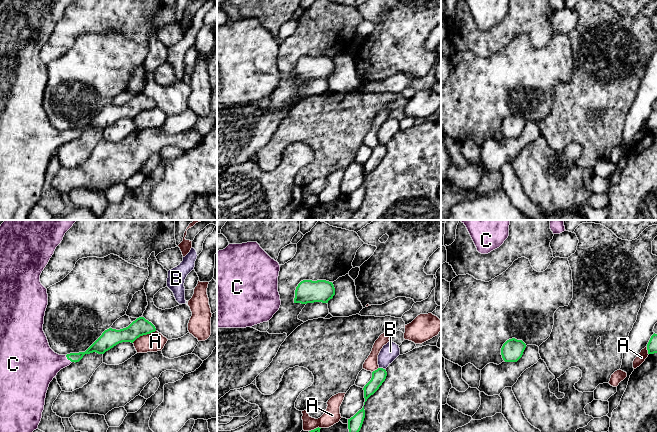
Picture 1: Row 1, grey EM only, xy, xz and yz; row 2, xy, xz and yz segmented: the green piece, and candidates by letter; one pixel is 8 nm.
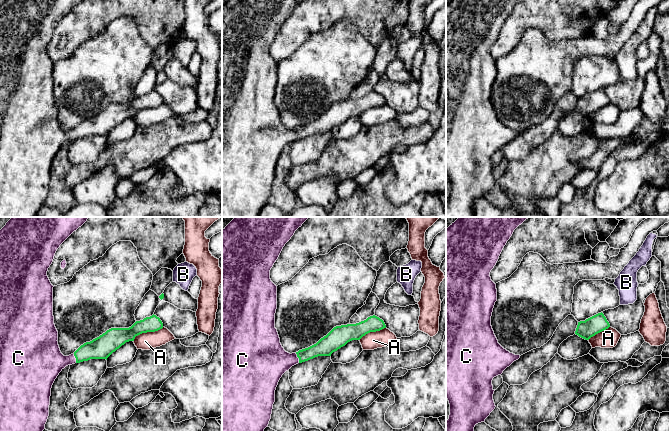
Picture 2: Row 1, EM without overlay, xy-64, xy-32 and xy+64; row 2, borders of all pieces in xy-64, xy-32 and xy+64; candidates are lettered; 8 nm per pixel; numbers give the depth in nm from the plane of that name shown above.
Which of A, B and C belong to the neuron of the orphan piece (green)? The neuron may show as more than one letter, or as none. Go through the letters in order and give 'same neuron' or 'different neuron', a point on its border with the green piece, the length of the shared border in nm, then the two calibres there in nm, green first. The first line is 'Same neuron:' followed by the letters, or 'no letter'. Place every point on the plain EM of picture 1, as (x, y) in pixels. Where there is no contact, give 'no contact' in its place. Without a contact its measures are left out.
Same neuron: C
A: different neuron; meets green in xy at (143, 110); contact 220 nm long; 140 nm thick on the green side, 160 nm on the other
B: different neuron; meets green in xz at (382, 144); contact 50 nm long; 110 nm thick on the green side, 140 nm on the other
C: same neuron; meets green in xy at (68, 135); contact 80 nm long; 80 nm thick on the green side, 320 nm on the other

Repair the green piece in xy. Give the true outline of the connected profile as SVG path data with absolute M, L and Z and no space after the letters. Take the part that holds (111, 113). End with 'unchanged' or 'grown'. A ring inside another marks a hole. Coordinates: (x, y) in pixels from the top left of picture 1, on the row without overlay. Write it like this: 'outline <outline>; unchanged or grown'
outline M1 0L0 2L0 220L27 220L29 212L38 205L41 197L49 160L61 145L72 138L79 138L85 130L93 128L104 130L119 119L133 119L140 112L156 107L151 98L139 93L126 104L105 106L85 128L59 131L50 124L43 107L48 70L40 58L40 51L65 9L72 2L73 0Z; grown

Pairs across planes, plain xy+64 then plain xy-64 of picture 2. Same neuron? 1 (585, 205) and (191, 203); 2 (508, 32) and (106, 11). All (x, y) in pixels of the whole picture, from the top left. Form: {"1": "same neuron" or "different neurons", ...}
{"1": "same neuron", "2": "same neuron"}

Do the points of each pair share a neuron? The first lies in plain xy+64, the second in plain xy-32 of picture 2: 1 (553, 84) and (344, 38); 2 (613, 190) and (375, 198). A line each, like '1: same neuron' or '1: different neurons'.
1: same neuron
2: different neurons

